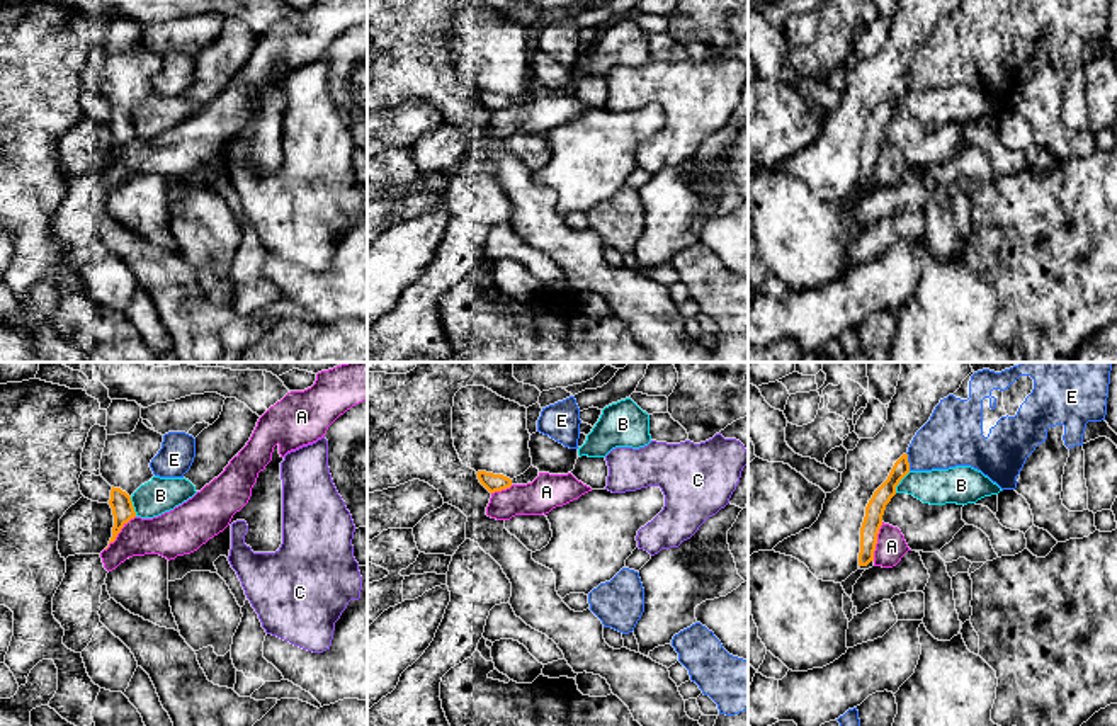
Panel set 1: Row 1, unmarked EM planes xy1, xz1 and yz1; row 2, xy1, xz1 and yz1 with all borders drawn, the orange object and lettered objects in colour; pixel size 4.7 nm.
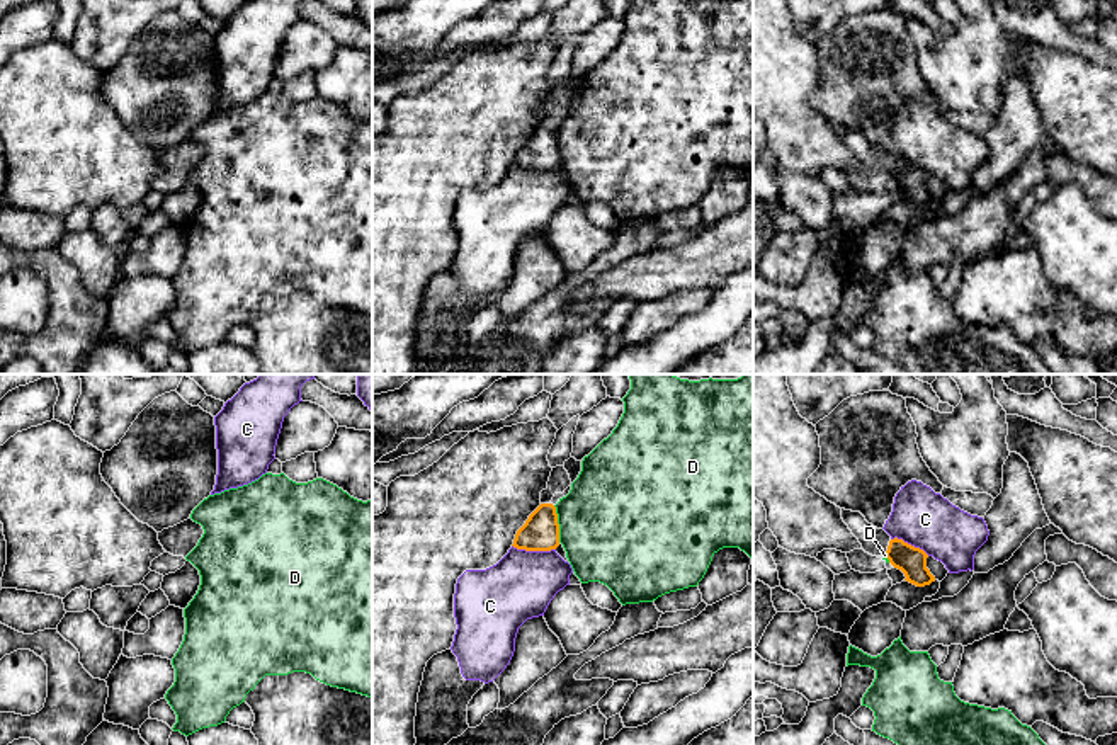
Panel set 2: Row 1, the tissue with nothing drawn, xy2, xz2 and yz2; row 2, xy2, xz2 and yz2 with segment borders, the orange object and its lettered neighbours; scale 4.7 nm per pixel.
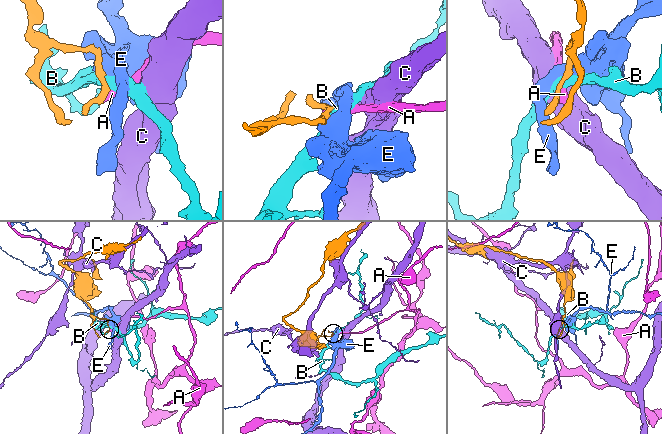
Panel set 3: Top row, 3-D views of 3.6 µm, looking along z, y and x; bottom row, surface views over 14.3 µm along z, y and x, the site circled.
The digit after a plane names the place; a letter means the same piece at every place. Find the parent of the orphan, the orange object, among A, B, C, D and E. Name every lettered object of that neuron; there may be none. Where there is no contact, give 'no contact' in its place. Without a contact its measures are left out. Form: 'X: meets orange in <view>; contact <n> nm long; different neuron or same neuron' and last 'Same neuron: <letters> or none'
A: meets orange in yz1; contact 190 nm long; different neuron
B: meets orange in yz1; contact 130 nm long; different neuron
C: meets orange in xz2; contact 200 nm long; different neuron
D: meets orange in xz2; contact 180 nm long; different neuron
E: meets orange in yz1; contact 90 nm long; different neuron
Same neuron: none

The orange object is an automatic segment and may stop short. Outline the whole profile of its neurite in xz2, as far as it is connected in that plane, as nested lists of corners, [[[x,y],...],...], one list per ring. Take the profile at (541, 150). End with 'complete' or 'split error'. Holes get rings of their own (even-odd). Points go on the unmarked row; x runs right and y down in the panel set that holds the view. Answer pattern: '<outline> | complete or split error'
[[[571,104],[563,112],[554,112],[549,122],[541,122],[517,150],[513,167],[525,170],[551,170],[559,165],[559,143],[556,122],[566,116]]] | split error

